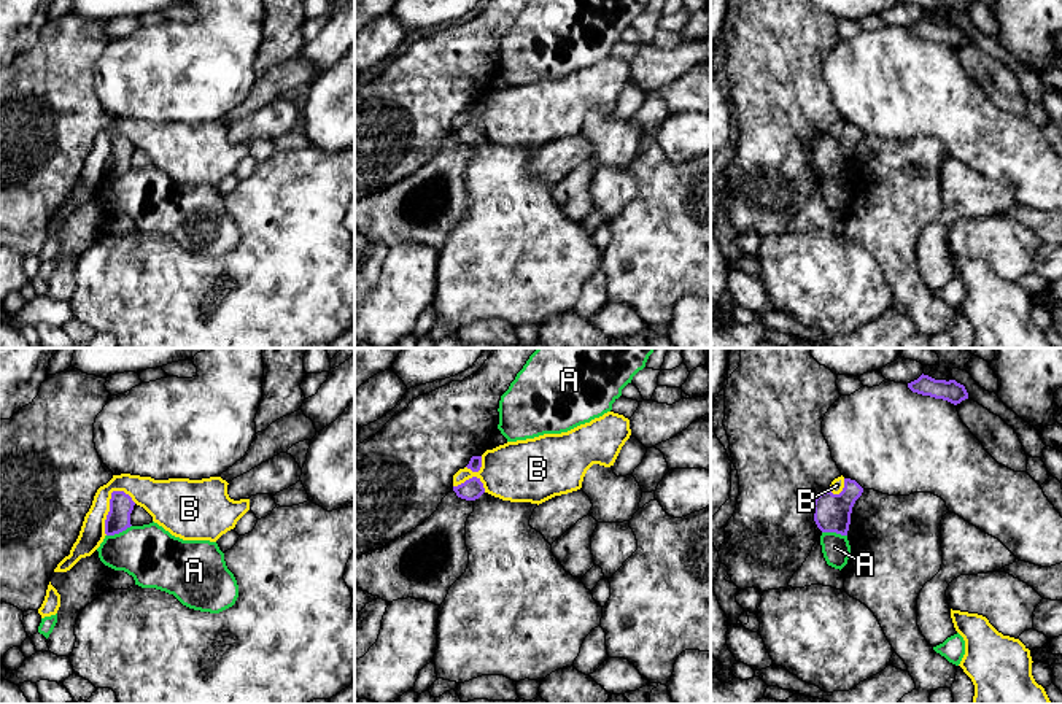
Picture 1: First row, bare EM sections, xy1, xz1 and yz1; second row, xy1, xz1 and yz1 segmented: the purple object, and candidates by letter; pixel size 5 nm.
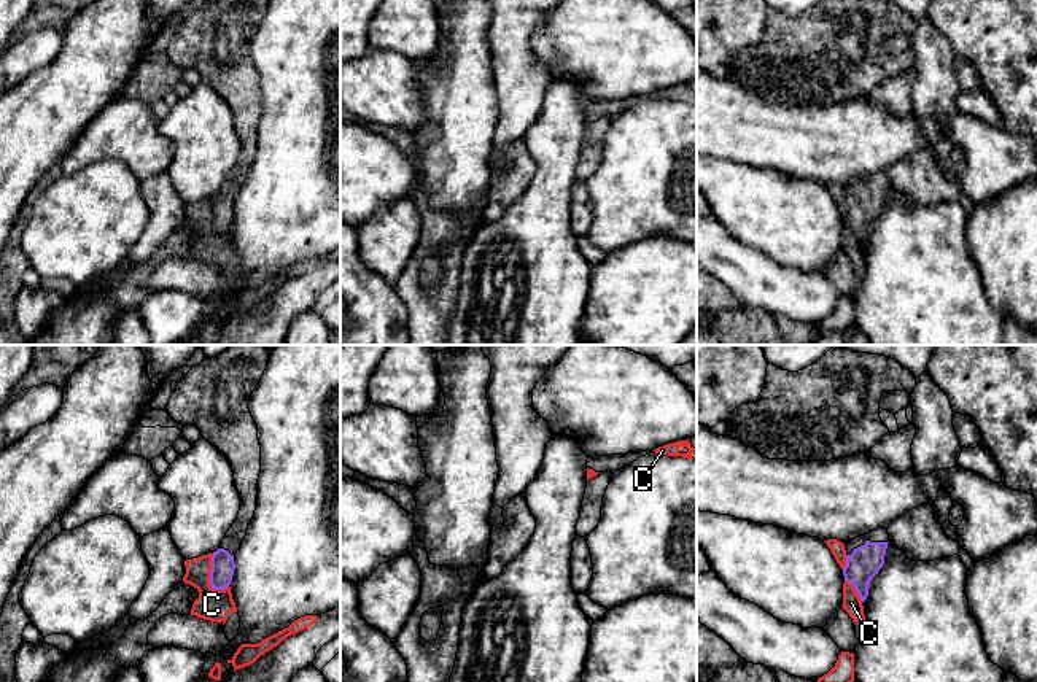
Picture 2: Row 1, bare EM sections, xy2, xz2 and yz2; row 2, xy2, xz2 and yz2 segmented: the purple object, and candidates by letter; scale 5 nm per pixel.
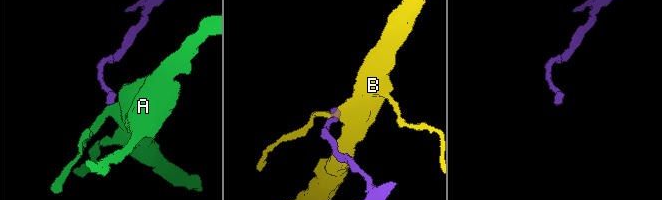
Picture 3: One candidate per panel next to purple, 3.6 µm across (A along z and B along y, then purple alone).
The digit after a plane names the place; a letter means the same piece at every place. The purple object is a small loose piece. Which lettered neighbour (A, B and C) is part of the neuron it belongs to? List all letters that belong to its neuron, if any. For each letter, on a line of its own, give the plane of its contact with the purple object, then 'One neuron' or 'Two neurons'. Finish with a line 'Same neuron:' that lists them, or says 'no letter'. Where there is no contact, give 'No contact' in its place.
A: Touches purple in xy1. Two neurons
B: Touches purple in xy1. Two neurons
C: Touches purple in xy2. Two neurons
Same neuron: no letter

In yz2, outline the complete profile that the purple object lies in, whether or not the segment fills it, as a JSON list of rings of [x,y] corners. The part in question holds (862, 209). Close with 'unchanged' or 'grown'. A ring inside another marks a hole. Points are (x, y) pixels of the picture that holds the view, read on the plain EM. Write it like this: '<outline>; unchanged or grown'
[[[876,172],[865,180],[846,184],[845,224],[849,226],[860,245],[868,240],[868,227],[884,208],[884,199],[889,188],[889,178],[884,172]]]; grown

